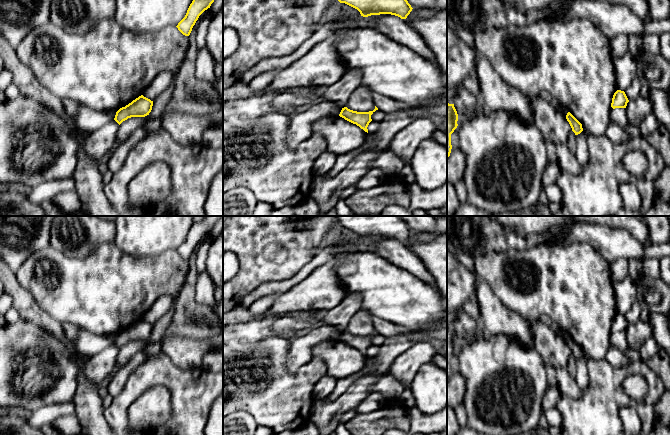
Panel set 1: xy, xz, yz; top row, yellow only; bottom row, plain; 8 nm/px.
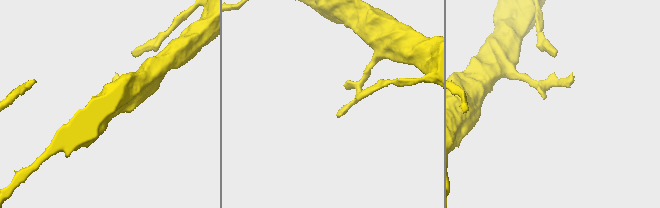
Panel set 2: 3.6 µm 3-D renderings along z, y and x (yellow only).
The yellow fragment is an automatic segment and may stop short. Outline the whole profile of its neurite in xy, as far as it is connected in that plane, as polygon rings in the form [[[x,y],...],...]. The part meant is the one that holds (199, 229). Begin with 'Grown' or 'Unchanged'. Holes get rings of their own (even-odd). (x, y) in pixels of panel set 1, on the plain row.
Unchanged. [[[207,216],[201,222],[194,222],[185,241],[176,250],[185,260],[189,260],[199,240],[208,232],[214,224],[223,216]]]

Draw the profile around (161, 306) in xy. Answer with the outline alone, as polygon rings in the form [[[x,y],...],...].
[[[164,295],[154,302],[149,310],[143,315],[143,320],[154,325],[172,306],[173,297]]]

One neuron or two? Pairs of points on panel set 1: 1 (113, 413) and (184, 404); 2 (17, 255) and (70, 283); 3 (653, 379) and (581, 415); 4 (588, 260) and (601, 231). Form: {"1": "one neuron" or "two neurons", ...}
{"1": "one neuron", "2": "two neurons", "3": "one neuron", "4": "two neurons"}

